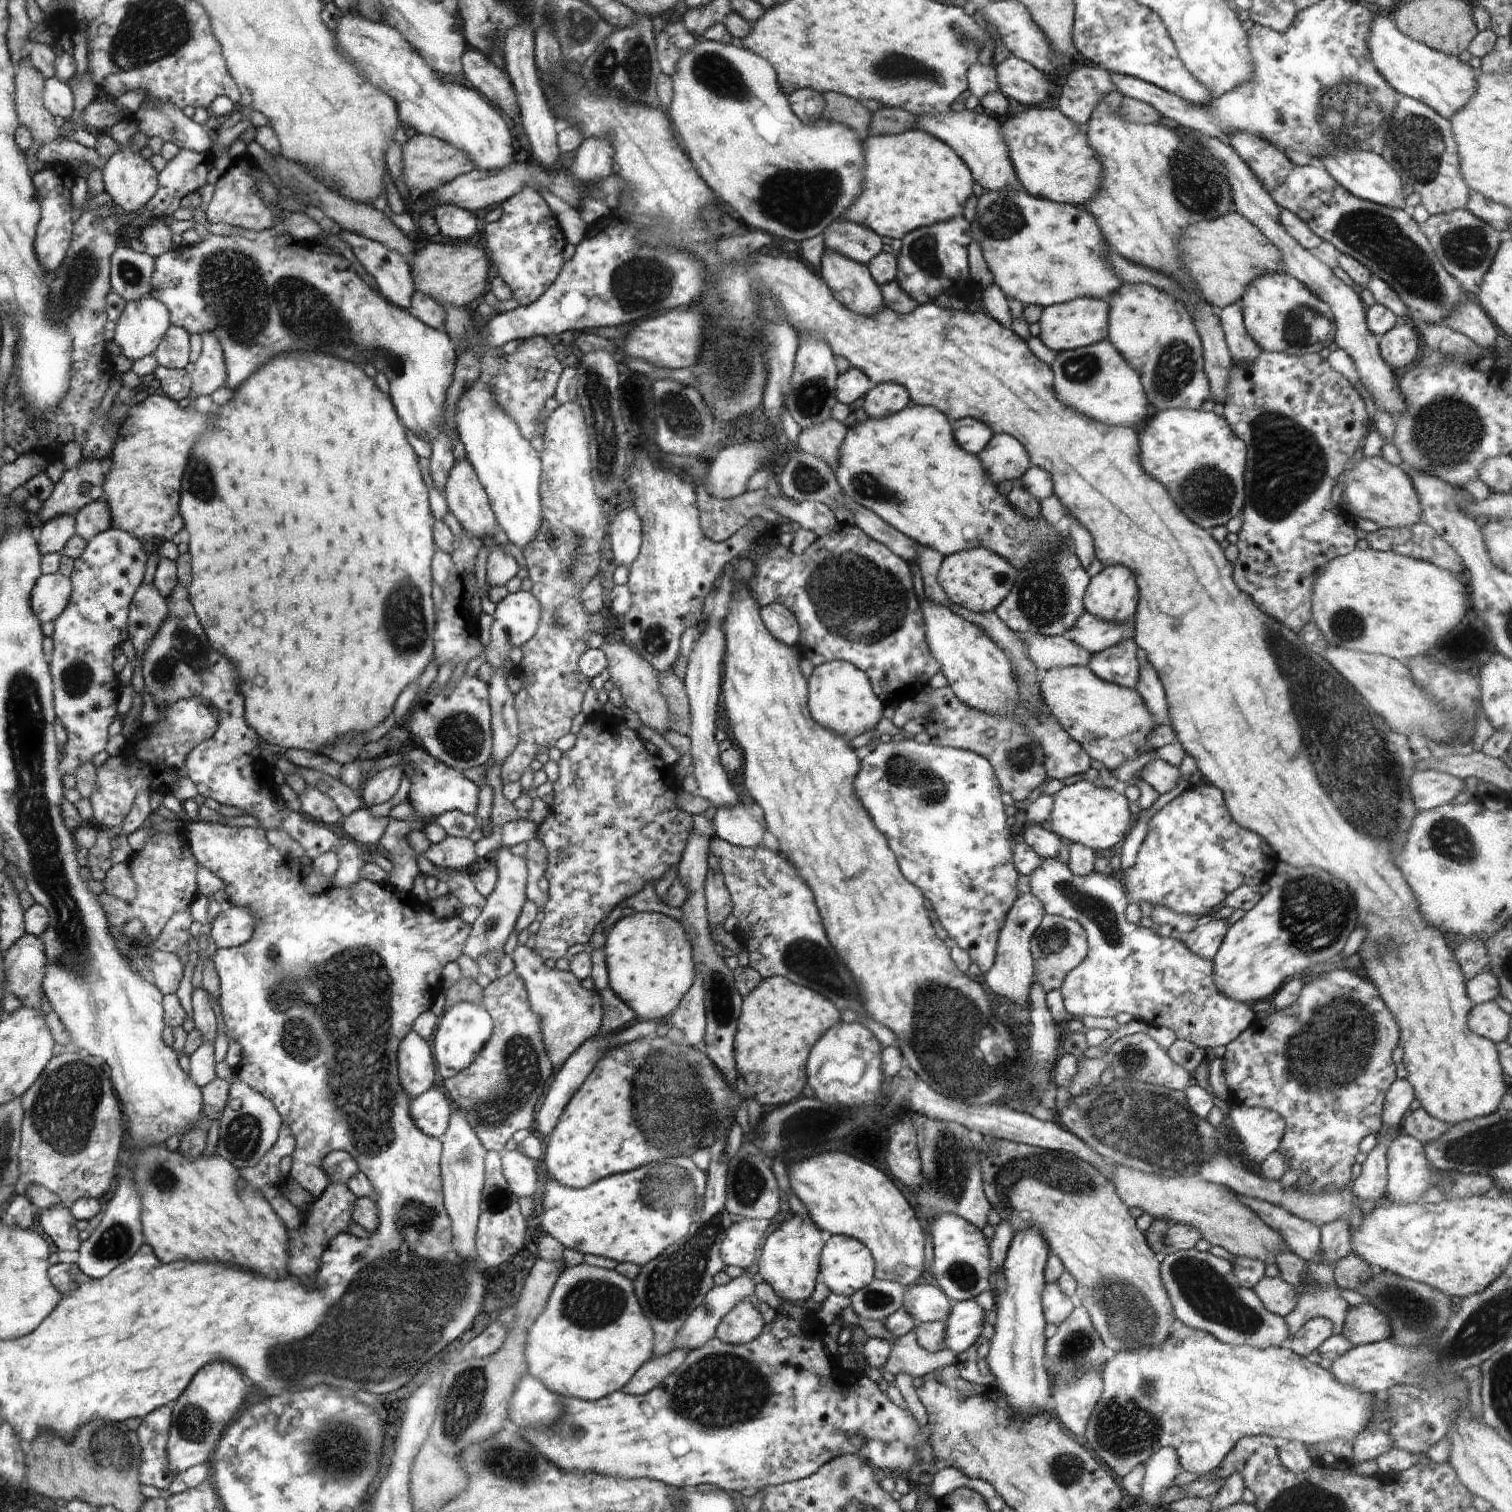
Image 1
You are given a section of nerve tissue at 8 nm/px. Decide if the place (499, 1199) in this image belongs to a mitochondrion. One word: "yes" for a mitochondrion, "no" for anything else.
yes

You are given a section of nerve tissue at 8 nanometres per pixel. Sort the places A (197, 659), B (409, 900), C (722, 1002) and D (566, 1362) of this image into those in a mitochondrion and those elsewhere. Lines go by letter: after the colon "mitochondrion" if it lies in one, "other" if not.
A: mitochondrion
B: other
C: mitochondrion
D: other

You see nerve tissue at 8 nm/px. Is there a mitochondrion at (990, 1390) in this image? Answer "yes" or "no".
no

